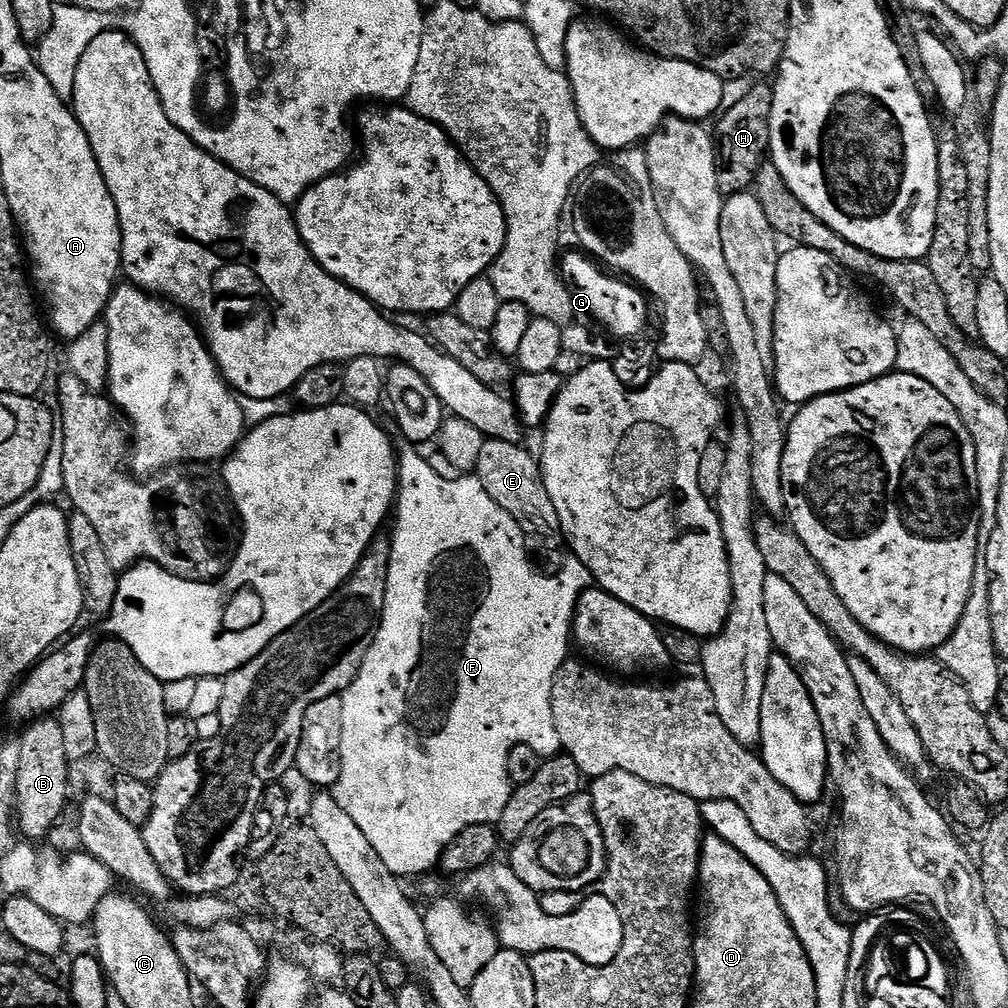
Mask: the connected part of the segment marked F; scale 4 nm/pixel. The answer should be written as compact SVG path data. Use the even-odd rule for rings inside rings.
M408 448L408 449L406 449L406 450L405 450L405 452L403 452L403 451L401 451L401 452L400 452L400 453L399 453L399 456L398 456L398 491L397 491L397 493L396 493L396 502L395 502L395 505L394 505L394 516L397 516L397 520L396 520L396 533L394 533L394 534L392 534L392 533L391 533L391 536L390 536L390 539L391 539L391 542L392 542L392 557L391 557L391 558L390 558L390 574L389 574L389 575L388 575L388 581L387 581L387 582L386 582L386 606L385 606L385 607L384 607L384 613L383 613L383 614L382 614L382 622L381 622L381 623L380 623L380 629L379 629L379 630L378 630L378 634L377 634L377 635L376 635L376 637L375 637L375 638L374 638L374 642L373 642L373 643L372 643L372 645L371 645L371 646L370 646L370 650L369 650L369 651L368 651L368 653L367 653L367 654L366 654L366 658L365 658L365 659L364 659L364 661L363 661L363 662L362 662L362 670L361 670L361 671L360 671L360 673L359 673L359 674L358 674L358 678L354 678L354 682L353 682L353 683L352 683L352 684L351 684L351 685L350 685L350 686L349 686L349 688L347 688L347 690L345 690L345 692L344 692L344 693L342 693L342 746L341 746L341 747L340 747L340 777L339 777L339 778L338 778L338 782L337 782L337 783L336 783L336 784L334 784L334 785L332 785L332 787L331 787L331 789L330 789L330 791L331 791L331 794L332 794L332 796L333 796L333 797L334 797L334 799L336 799L336 801L337 801L337 802L338 802L338 806L342 806L342 810L346 810L346 814L350 814L350 818L354 818L354 823L355 823L355 824L356 824L356 825L358 825L358 830L362 830L362 834L366 834L366 838L367 838L367 839L368 839L368 840L369 840L369 842L370 842L370 846L374 846L374 851L375 851L375 852L376 852L376 853L378 853L378 858L382 858L382 862L386 862L386 870L390 870L390 871L391 871L391 872L393 872L393 873L394 873L394 875L395 875L395 876L396 876L396 877L397 877L397 878L405 878L405 877L404 877L404 876L420 876L420 875L422 875L422 874L423 874L423 872L428 872L428 871L430 871L430 870L431 870L431 868L433 868L433 869L435 869L435 868L436 868L436 867L437 867L437 865L439 865L439 863L440 863L440 856L441 856L441 855L442 855L442 854L443 854L443 852L444 852L444 848L445 848L445 847L446 847L446 846L450 846L450 842L454 842L454 838L458 838L458 837L459 837L459 836L460 836L460 835L461 835L461 834L462 834L462 830L466 830L466 826L478 826L478 825L479 825L479 824L491 824L491 825L495 825L495 824L496 824L496 823L497 823L497 822L498 822L498 821L500 821L500 819L501 819L501 818L502 818L502 810L506 810L506 802L510 802L510 798L511 798L511 797L512 797L512 794L513 794L513 791L514 791L514 785L513 785L513 783L512 783L512 780L511 780L511 778L510 778L510 777L508 777L508 771L507 771L507 770L506 770L506 758L510 758L510 750L514 750L514 746L518 746L518 745L519 745L519 744L525 744L525 745L526 745L526 746L530 746L530 750L538 750L538 754L539 754L539 755L540 755L540 757L541 757L541 758L547 758L547 757L550 757L550 756L555 756L555 755L557 755L557 753L559 753L559 752L560 752L560 751L561 751L561 746L560 746L560 739L559 739L559 738L558 738L558 730L557 730L557 729L556 729L556 727L555 727L555 726L554 726L554 710L553 710L553 709L552 709L552 687L553 687L553 686L554 686L554 678L555 678L555 677L556 677L556 675L557 675L557 674L558 674L558 670L559 670L559 669L560 669L560 668L561 668L561 666L563 666L563 664L564 664L564 661L565 661L565 660L567 660L567 659L569 659L569 656L570 656L570 652L568 652L568 644L569 644L569 648L570 648L570 641L571 641L571 640L572 640L572 639L573 639L573 635L572 635L572 620L573 620L573 619L574 619L574 618L575 618L575 616L576 616L576 603L578 603L578 601L580 601L580 596L581 596L581 595L582 595L582 594L583 594L583 593L584 593L584 591L585 591L585 590L587 590L587 589L589 589L589 588L591 588L591 587L593 587L593 584L594 584L594 581L593 581L593 578L592 578L592 575L591 575L591 574L590 574L590 570L586 570L586 566L585 566L585 565L584 565L584 564L583 564L583 562L581 562L581 560L578 560L578 559L575 559L575 558L568 558L568 561L566 561L566 562L565 562L565 564L564 564L564 565L562 565L562 566L561 566L561 568L560 568L560 573L558 573L558 574L557 574L557 576L539 576L539 574L538 574L538 573L536 573L536 572L535 572L535 570L534 570L534 569L532 569L532 564L531 564L531 562L530 562L530 561L528 561L528 548L527 548L527 546L526 546L526 545L524 545L524 543L526 543L526 537L525 537L525 534L524 534L524 532L523 532L523 530L521 530L521 529L520 529L520 527L519 527L519 526L518 526L518 522L514 522L514 518L510 518L510 514L506 514L506 510L502 510L502 506L498 506L498 502L494 502L494 498L490 498L490 494L486 494L486 490L485 490L485 489L484 489L484 487L483 487L483 486L482 486L482 482L481 482L481 481L480 481L480 479L478 479L478 477L476 477L476 476L475 476L475 474L456 474L456 475L453 475L453 477L454 477L454 478L453 478L453 480L447 480L447 478L446 478L446 477L444 477L444 476L439 476L439 474L438 474L438 473L436 473L436 472L435 472L435 470L434 470L434 469L432 469L432 468L431 468L431 466L430 466L430 465L428 465L428 464L427 464L427 462L426 462L426 461L424 461L424 460L423 460L423 458L422 458L422 457L420 457L420 456L419 456L419 454L418 454L418 453L416 453L416 452L415 452L415 450L414 450L414 449L412 449L412 448Z

